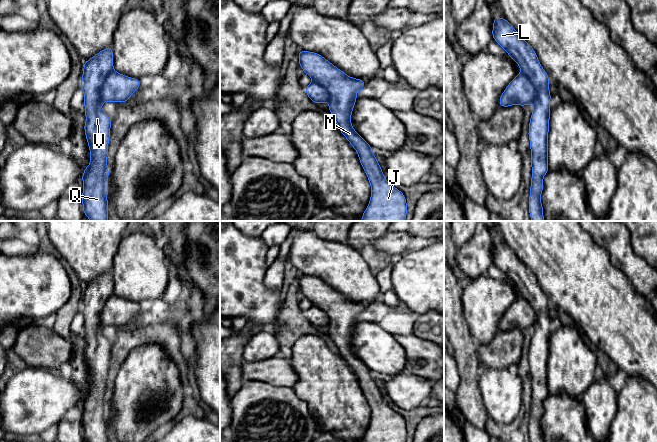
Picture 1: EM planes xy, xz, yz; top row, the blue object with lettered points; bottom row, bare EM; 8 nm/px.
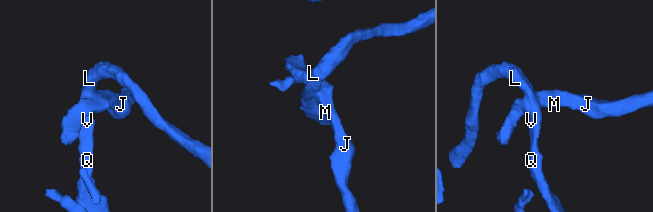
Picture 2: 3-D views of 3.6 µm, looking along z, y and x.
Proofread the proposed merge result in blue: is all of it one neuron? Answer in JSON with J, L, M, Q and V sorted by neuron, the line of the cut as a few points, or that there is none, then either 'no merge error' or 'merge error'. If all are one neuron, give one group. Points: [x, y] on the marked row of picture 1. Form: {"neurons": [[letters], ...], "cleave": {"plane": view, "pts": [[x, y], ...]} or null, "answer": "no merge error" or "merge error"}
{"neurons": [["J", "M"], ["L", "Q", "V"]], "cleave": {"plane": "xy", "pts": [[112, 70], [105, 78], [100, 89], [102, 101]]}, "answer": "merge error"}

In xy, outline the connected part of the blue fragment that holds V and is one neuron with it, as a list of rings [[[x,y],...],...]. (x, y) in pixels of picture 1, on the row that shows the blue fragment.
[[[109,46],[84,62],[83,75],[80,83],[81,89],[84,93],[83,102],[86,116],[84,131],[90,149],[90,165],[85,167],[81,177],[83,180],[83,194],[81,199],[83,213],[90,219],[90,221],[108,221],[107,195],[109,188],[109,170],[107,166],[107,157],[112,121],[101,108],[103,100],[100,97],[100,89],[107,75],[113,70],[113,50],[112,47]]]

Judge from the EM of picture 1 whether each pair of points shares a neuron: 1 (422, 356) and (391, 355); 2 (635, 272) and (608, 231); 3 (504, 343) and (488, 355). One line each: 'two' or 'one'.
1: two
2: one
3: one

